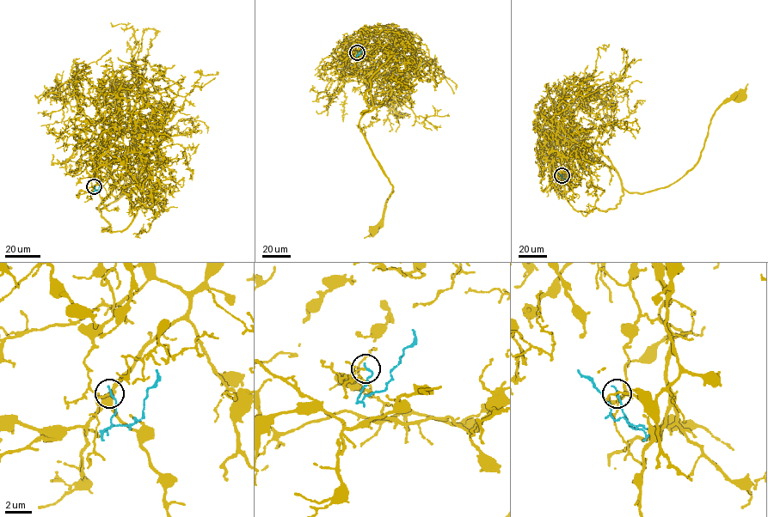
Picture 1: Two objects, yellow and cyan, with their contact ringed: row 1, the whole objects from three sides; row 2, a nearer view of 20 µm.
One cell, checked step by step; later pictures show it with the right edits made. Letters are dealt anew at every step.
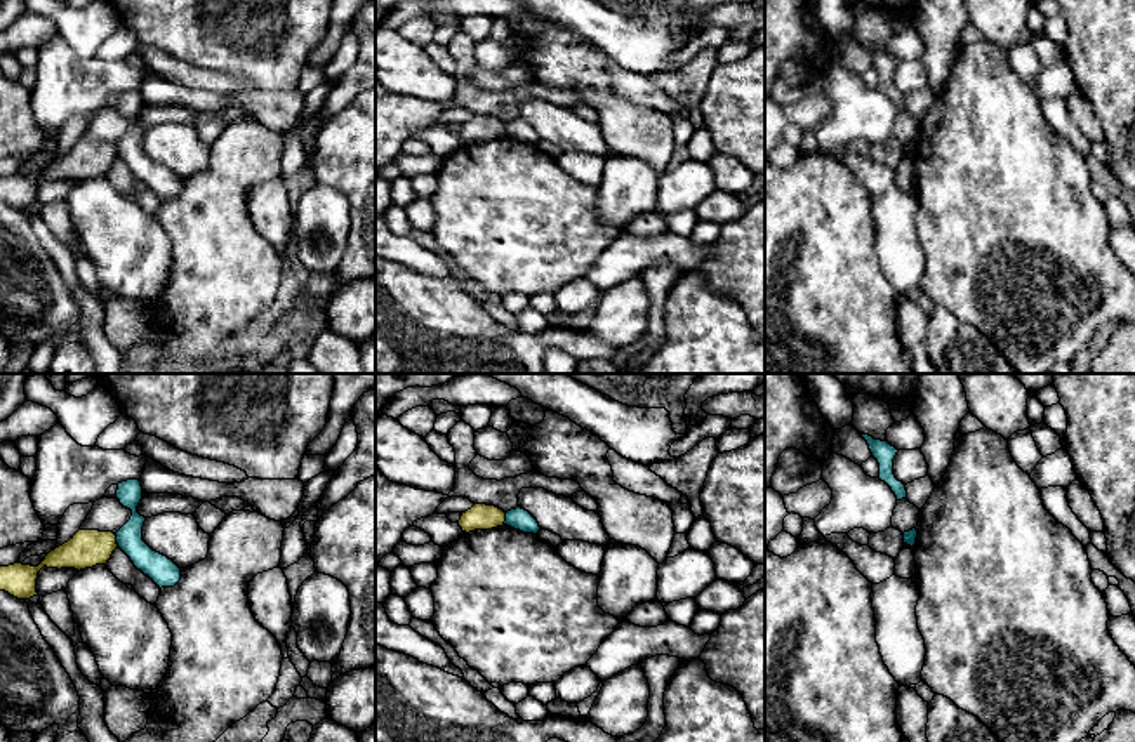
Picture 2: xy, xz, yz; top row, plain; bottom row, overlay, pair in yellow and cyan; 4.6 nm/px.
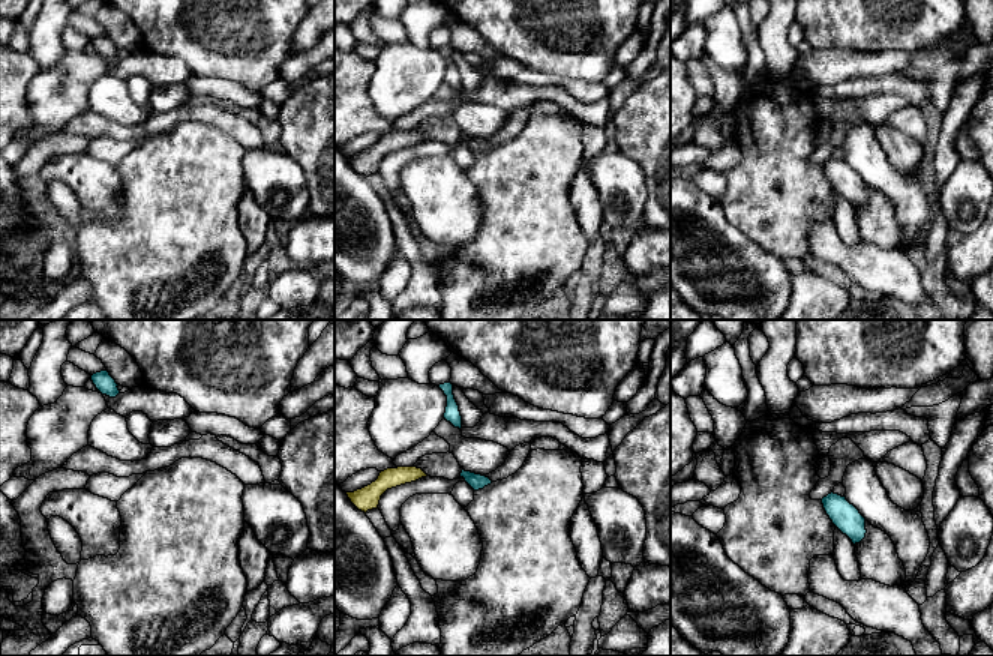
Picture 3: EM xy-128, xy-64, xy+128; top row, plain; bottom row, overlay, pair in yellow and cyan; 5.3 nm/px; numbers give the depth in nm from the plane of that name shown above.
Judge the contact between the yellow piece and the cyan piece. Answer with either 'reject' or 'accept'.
reject

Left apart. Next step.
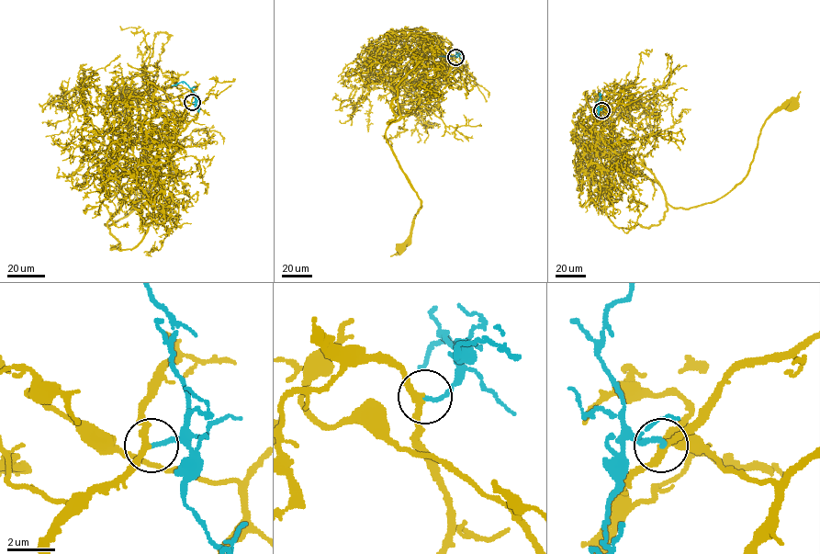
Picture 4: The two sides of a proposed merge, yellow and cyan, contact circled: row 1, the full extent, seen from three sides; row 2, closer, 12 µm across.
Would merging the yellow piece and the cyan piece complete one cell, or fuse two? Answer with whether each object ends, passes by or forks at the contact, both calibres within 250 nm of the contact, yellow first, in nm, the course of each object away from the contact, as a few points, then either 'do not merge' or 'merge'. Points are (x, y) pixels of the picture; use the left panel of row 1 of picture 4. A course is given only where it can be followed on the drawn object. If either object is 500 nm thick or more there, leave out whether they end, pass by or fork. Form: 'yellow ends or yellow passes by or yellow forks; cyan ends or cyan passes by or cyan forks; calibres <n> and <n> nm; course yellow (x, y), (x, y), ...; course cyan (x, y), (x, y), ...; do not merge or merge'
yellow passes by; cyan ends; calibres 240 and 170 nm; course yellow (192, 102), (173, 130), (178, 148), (149, 173), (106, 225), (128, 214), (149, 186), (140, 109), (123, 95); course cyan (192, 102), (195, 100), (194, 93), (183, 81), (172, 85); merge

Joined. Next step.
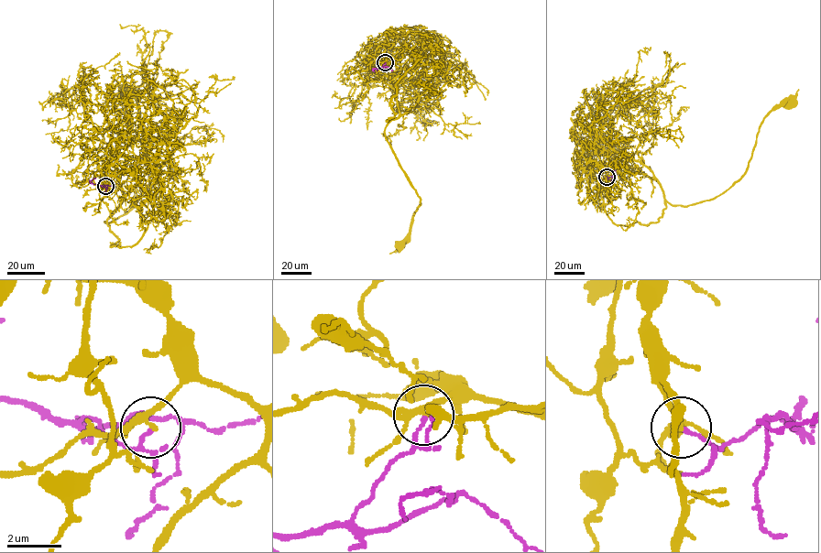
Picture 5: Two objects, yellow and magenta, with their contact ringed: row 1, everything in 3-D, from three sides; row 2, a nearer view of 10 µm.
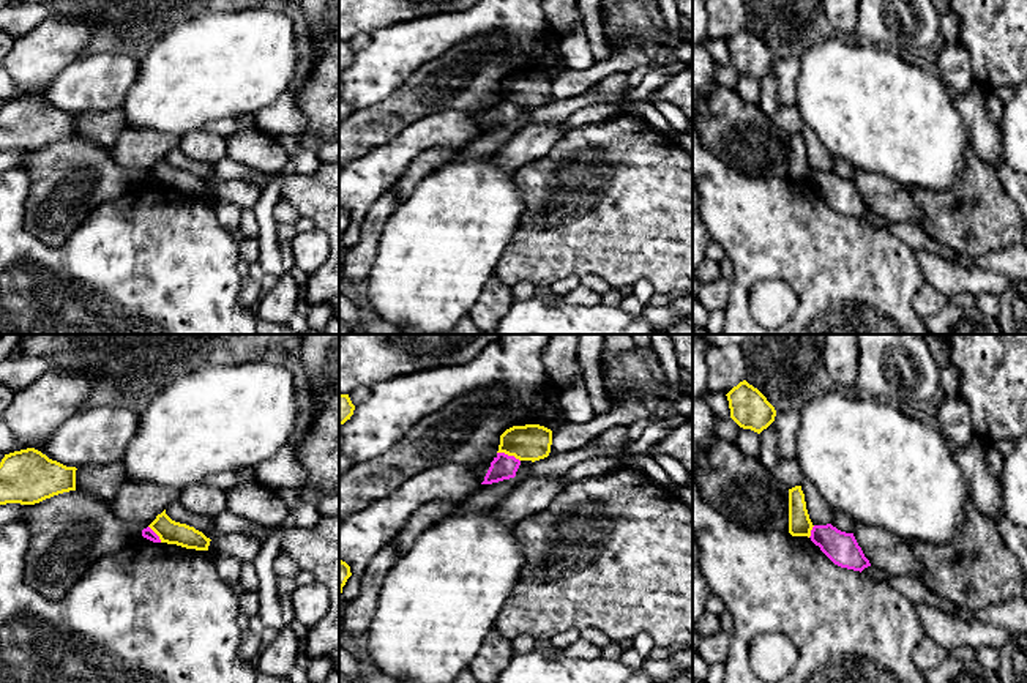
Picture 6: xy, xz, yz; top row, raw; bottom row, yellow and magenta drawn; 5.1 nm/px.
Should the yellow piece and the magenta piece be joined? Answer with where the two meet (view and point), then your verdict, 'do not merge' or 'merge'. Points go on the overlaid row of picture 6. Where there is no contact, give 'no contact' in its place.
xz (508, 455) | do not merge

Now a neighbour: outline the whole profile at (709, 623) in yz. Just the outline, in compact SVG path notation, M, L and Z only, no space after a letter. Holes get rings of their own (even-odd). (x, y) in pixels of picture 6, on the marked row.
M704 612L704 615L700 617L699 623L697 623L697 634L704 639L708 636L716 634L721 629L721 621L718 615L713 615L710 612Z

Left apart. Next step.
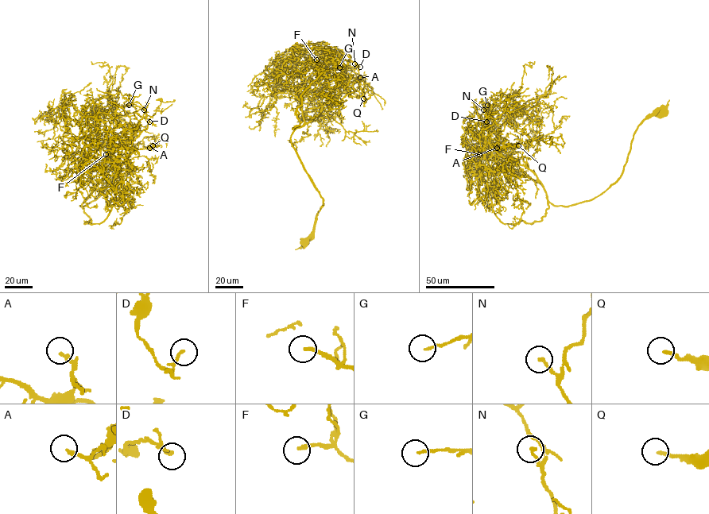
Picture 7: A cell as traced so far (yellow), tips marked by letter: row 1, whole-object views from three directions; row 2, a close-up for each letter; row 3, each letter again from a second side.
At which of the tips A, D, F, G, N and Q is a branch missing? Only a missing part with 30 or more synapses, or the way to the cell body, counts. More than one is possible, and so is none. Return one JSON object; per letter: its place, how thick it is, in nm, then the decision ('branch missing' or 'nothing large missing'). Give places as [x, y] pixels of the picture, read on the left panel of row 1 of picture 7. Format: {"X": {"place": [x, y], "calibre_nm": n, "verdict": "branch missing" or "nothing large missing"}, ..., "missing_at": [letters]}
{"A": {"place": [149, 148], "calibre_nm": 180, "verdict": "branch missing"}, "D": {"place": [149, 121], "calibre_nm": 110, "verdict": "nothing large missing"}, "F": {"place": [106, 154], "calibre_nm": 170, "verdict": "branch missing"}, "G": {"place": [129, 105], "calibre_nm": 110, "verdict": "nothing large missing"}, "N": {"place": [144, 110], "calibre_nm": 160, "verdict": "nothing large missing"}, "Q": {"place": [153, 145], "calibre_nm": 160, "verdict": "branch missing"}, "missing_at": ["A", "F", "Q"]}

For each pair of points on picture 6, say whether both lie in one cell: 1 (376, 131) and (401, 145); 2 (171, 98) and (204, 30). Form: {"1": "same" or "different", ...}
{"1": "different", "2": "same"}

